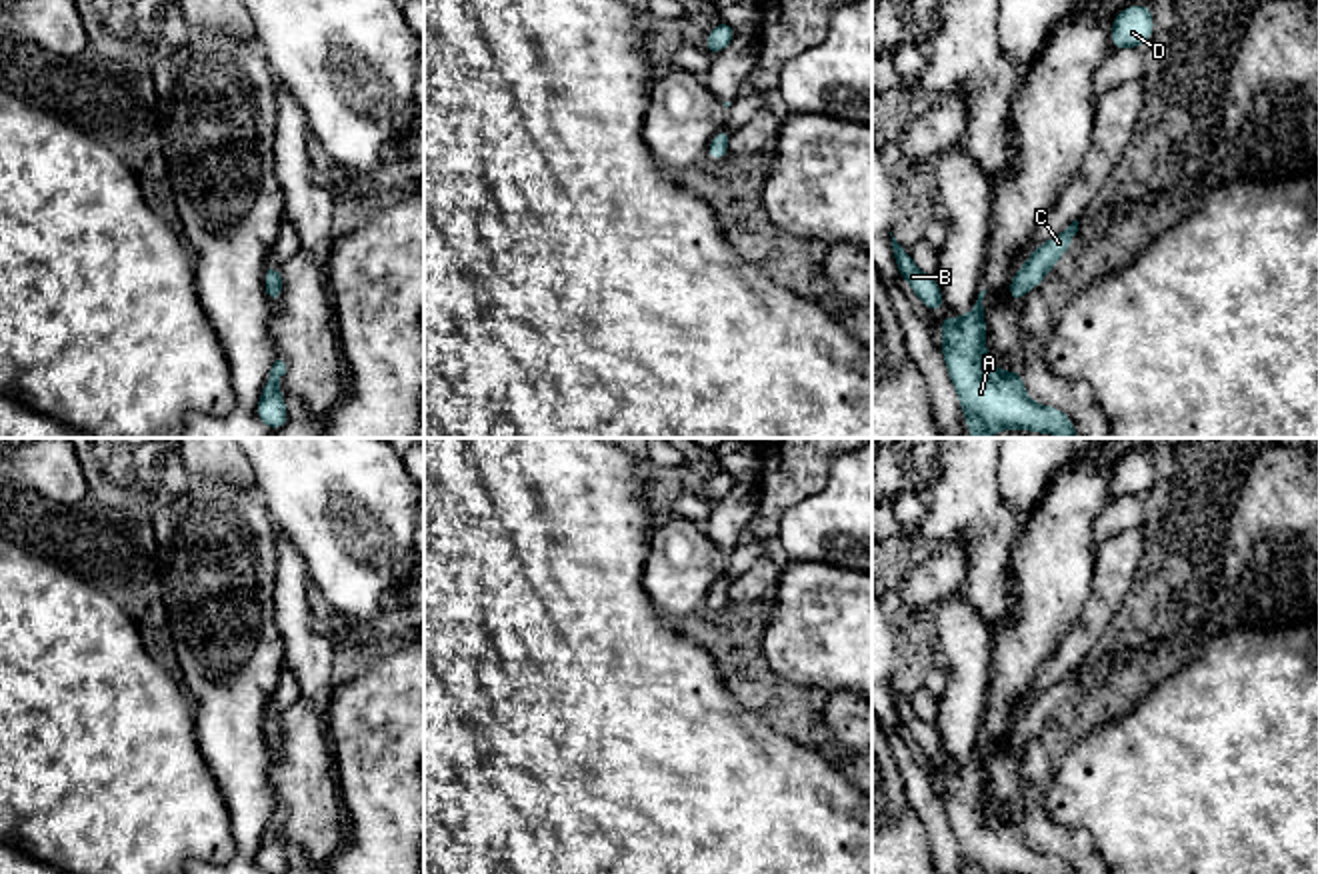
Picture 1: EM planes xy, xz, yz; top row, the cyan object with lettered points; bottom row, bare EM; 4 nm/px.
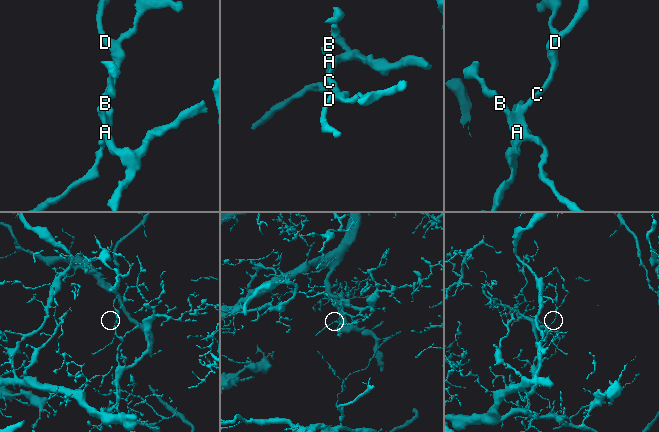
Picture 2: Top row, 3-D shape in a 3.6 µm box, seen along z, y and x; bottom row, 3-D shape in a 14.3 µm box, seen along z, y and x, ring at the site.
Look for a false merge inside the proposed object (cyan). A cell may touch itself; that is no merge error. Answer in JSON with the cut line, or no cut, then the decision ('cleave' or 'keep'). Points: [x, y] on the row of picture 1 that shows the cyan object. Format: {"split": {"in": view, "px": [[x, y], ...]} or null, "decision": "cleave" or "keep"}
{"split": null, "decision": "keep"}

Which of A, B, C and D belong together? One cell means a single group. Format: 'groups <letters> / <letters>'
groups A B C D

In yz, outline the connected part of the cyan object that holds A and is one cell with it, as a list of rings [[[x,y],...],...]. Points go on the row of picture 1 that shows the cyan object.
[[[986,290],[978,294],[974,308],[960,320],[944,316],[942,320],[942,354],[950,380],[960,396],[962,412],[968,422],[972,438],[982,438],[984,434],[996,436],[1006,428],[1022,428],[1042,434],[1058,434],[1064,438],[1078,438],[1070,418],[1052,406],[1040,406],[1032,402],[1022,384],[1022,370],[1000,372],[988,362],[986,354],[986,324],[984,324],[984,300]]]

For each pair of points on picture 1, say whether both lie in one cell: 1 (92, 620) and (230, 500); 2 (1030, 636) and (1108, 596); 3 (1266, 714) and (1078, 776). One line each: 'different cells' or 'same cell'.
1: same cell
2: different cells
3: same cell

